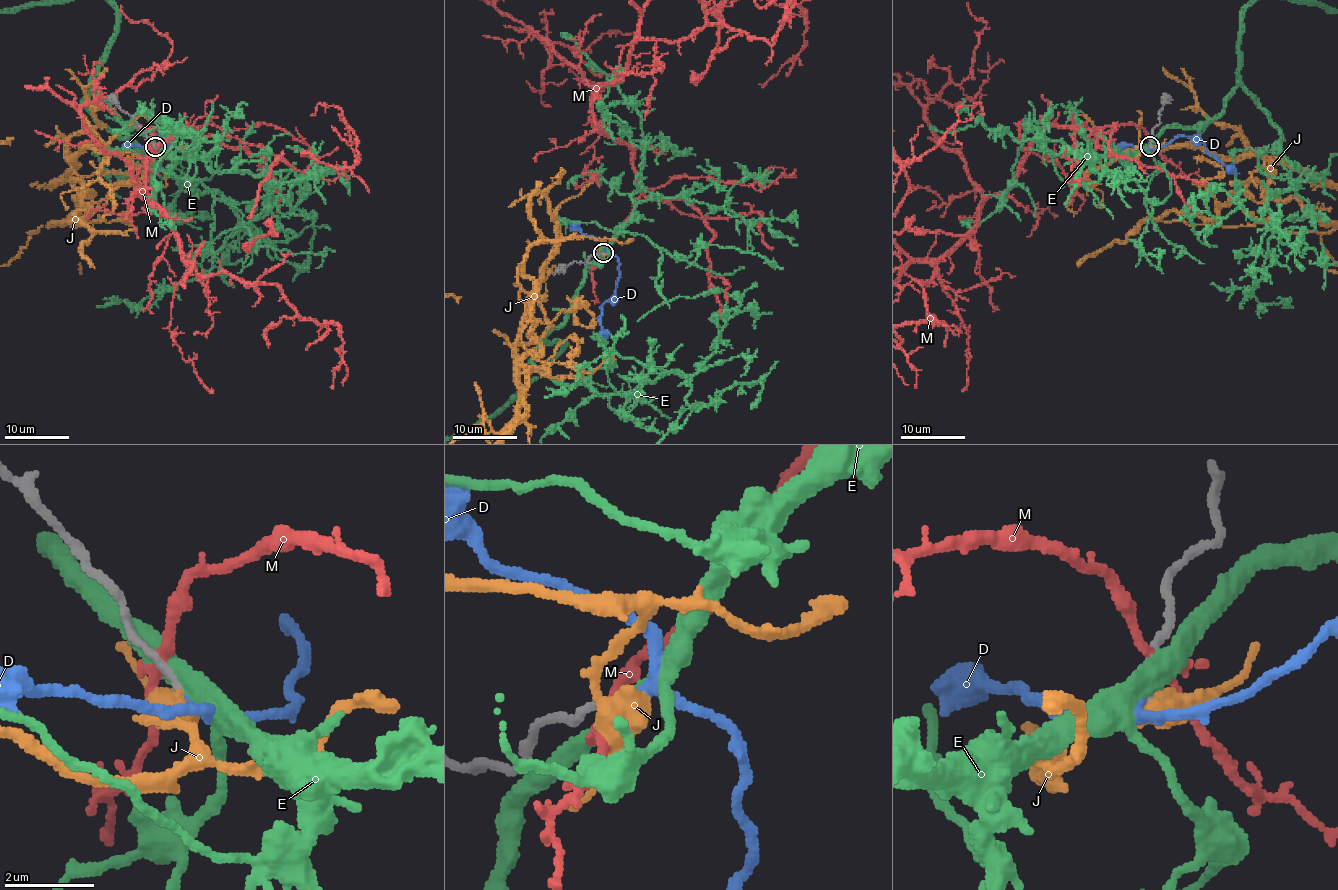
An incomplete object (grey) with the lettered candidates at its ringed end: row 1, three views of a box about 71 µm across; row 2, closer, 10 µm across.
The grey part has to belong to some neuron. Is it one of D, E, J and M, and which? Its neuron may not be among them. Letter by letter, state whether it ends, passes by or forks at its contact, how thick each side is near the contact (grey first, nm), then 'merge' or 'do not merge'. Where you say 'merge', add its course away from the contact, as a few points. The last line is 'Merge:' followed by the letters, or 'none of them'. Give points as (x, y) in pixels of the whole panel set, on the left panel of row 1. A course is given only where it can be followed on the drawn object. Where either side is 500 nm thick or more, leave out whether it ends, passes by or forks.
D: it passes by; calibres 180 and 200 nm; merge
E: it passes by; calibres 200 and 440 nm; do not merge
J: calibres 180 and 500 nm; do not merge
M: it forks; calibres 240 and 170 nm; do not merge
Merge: D

